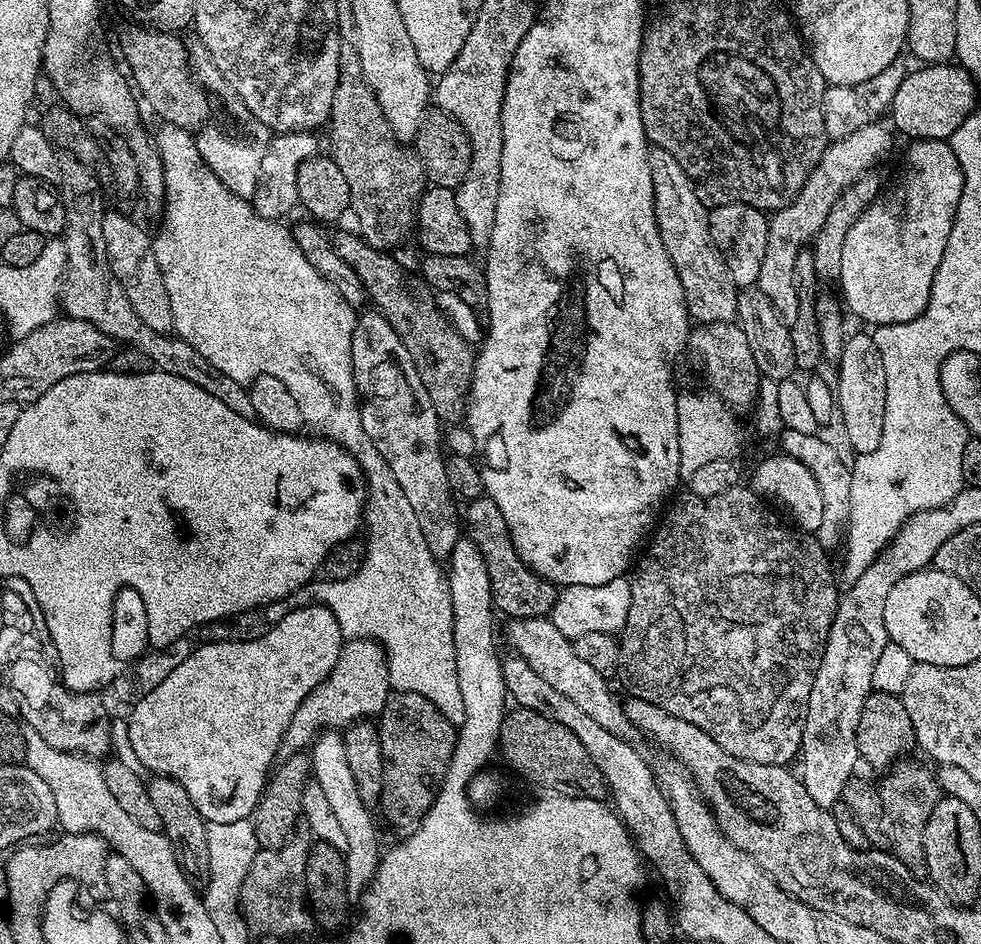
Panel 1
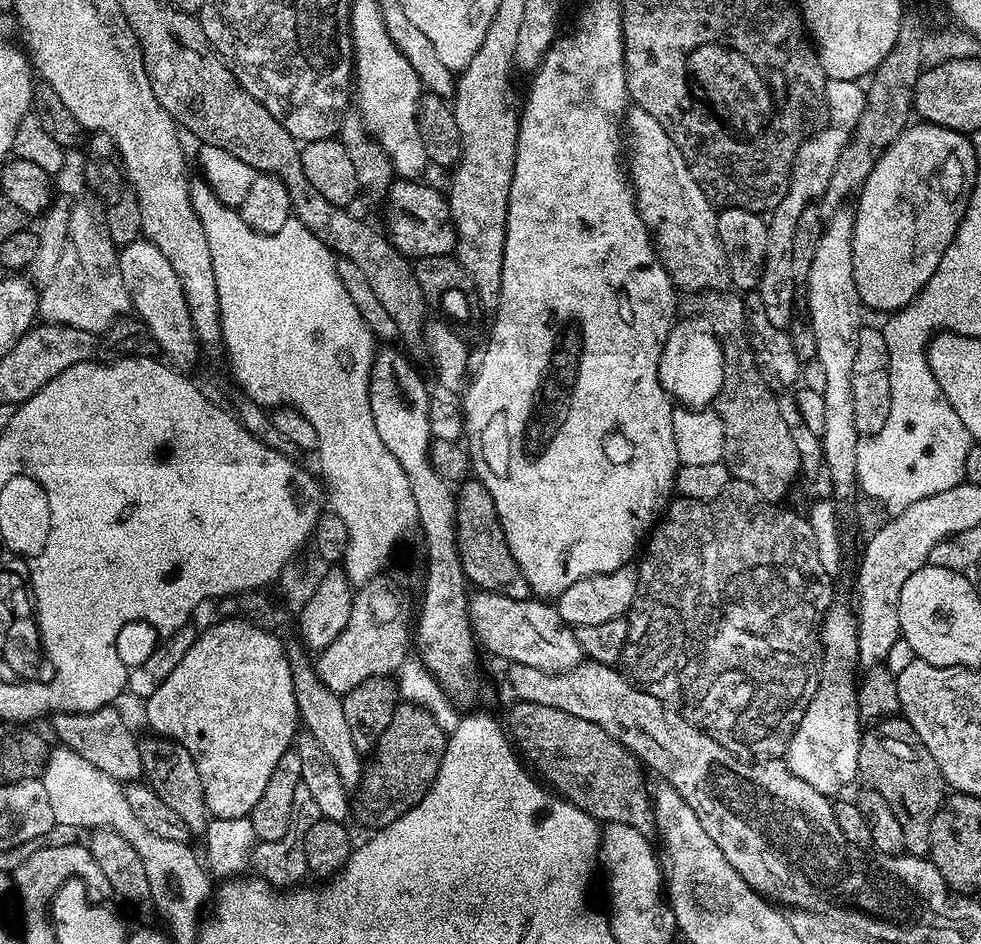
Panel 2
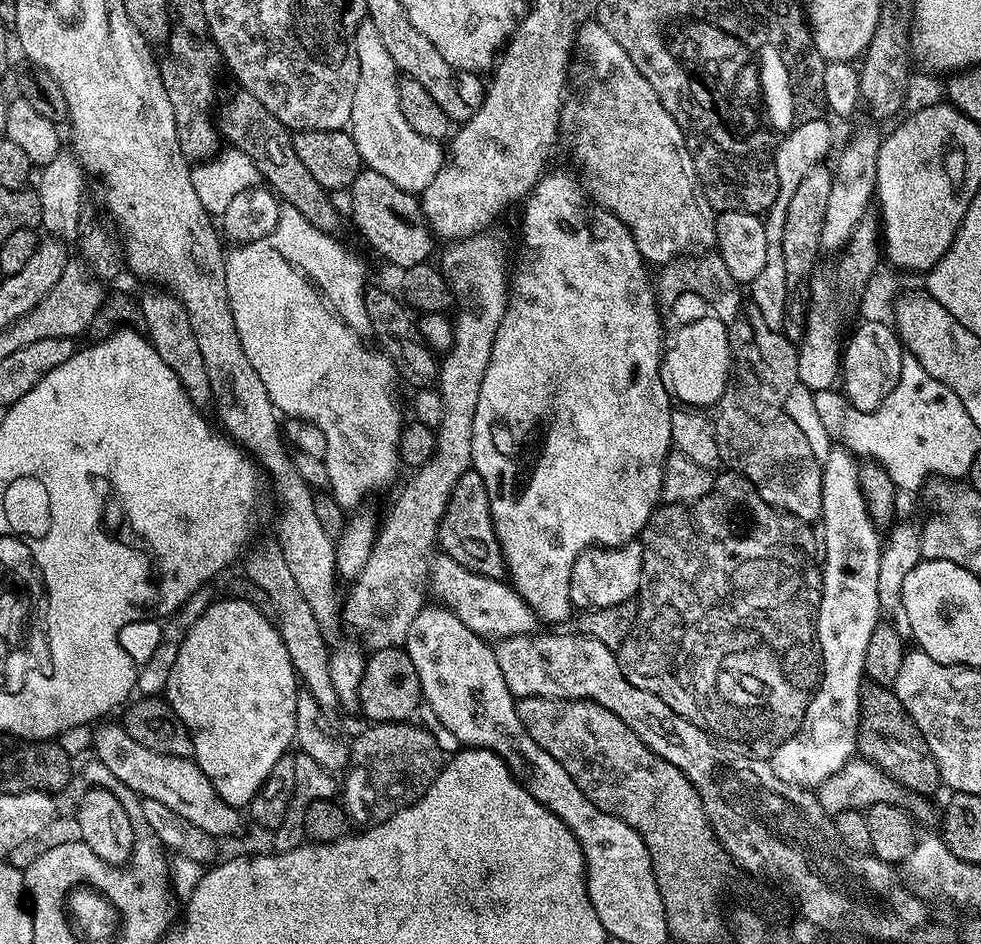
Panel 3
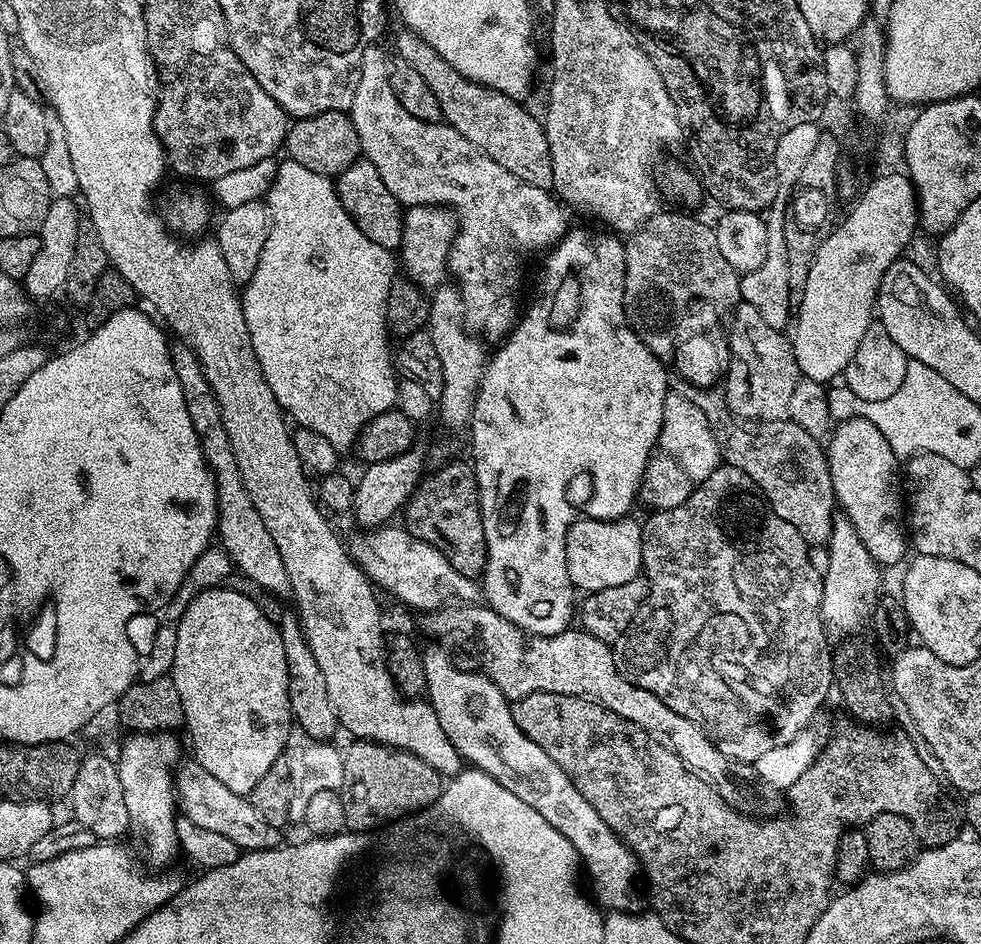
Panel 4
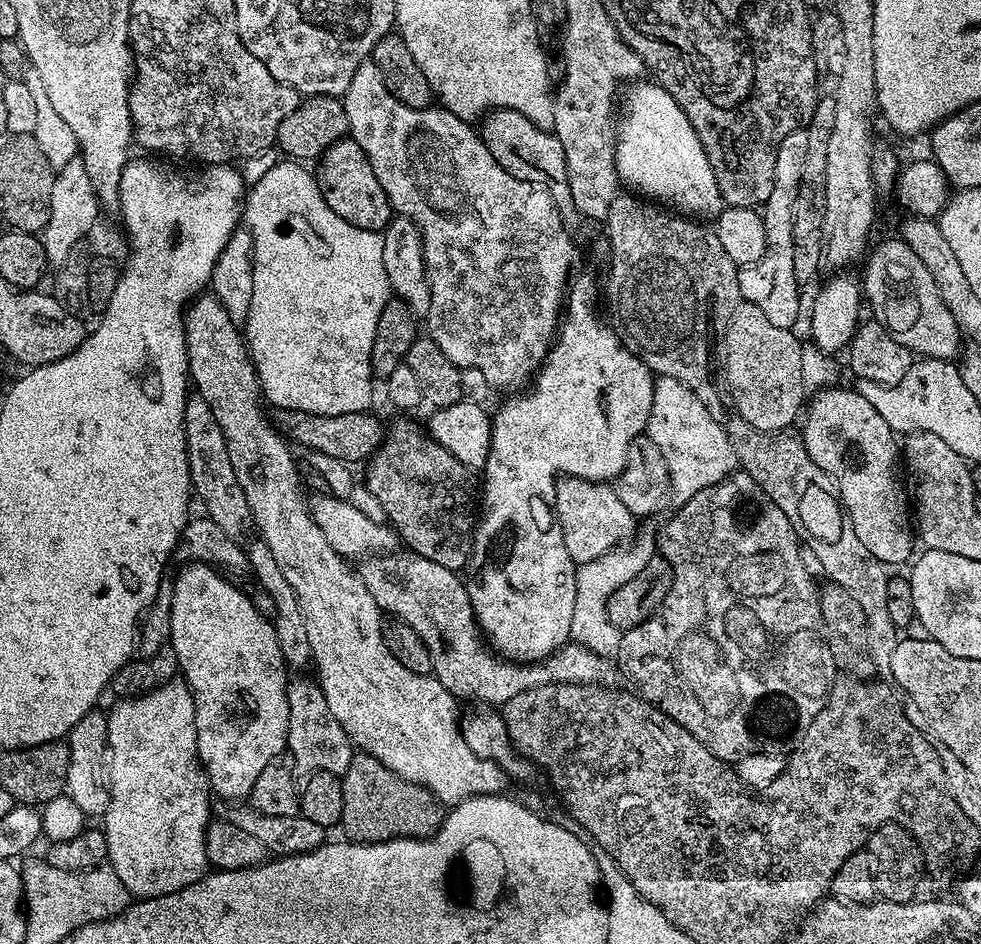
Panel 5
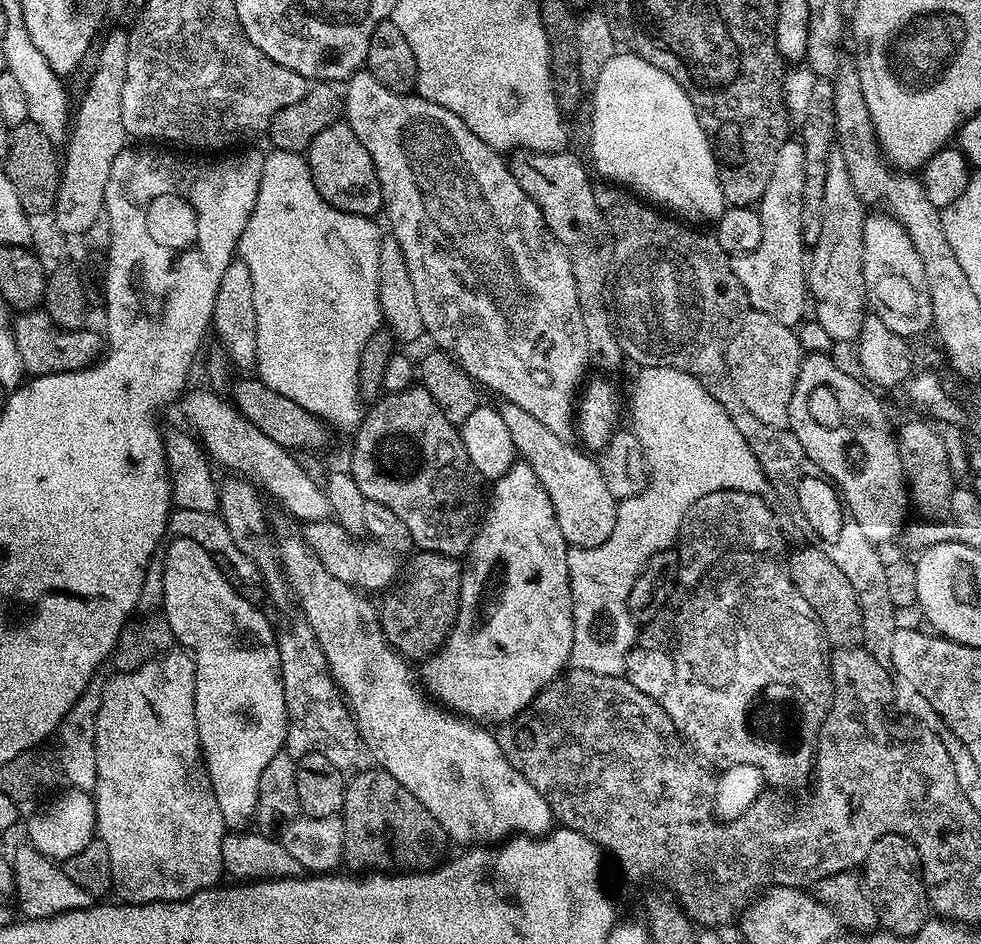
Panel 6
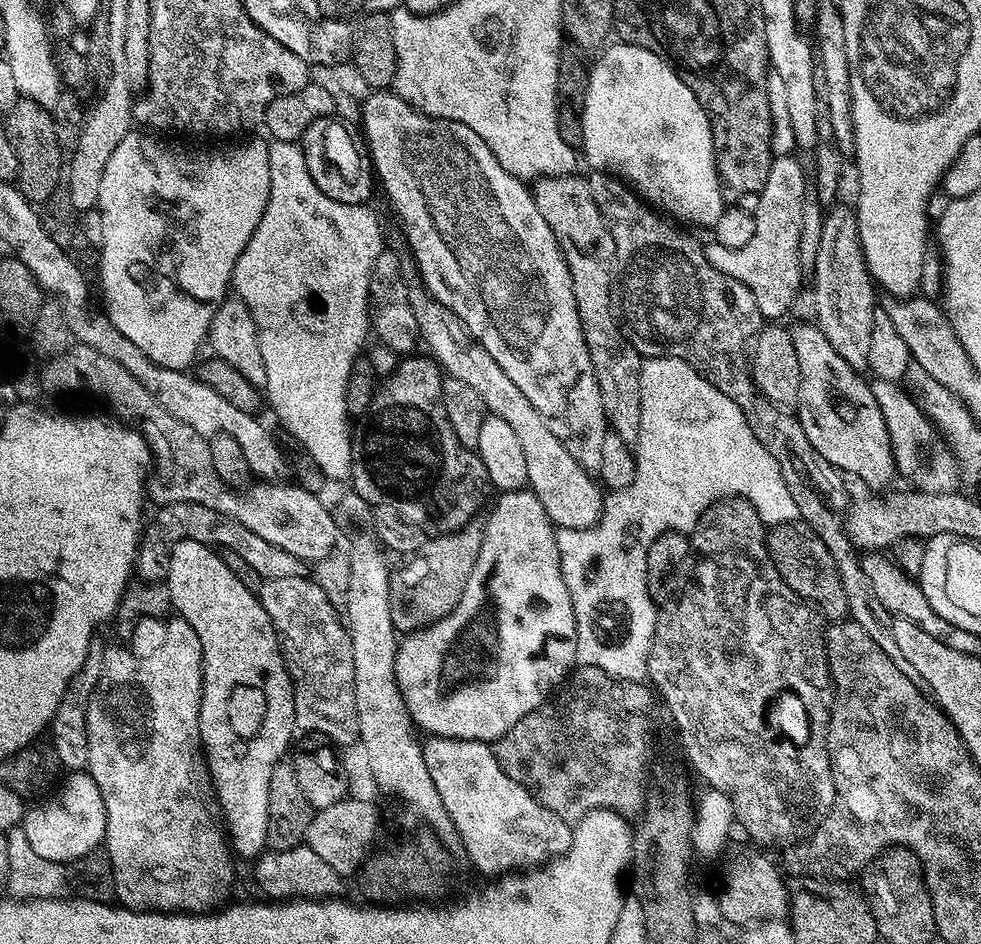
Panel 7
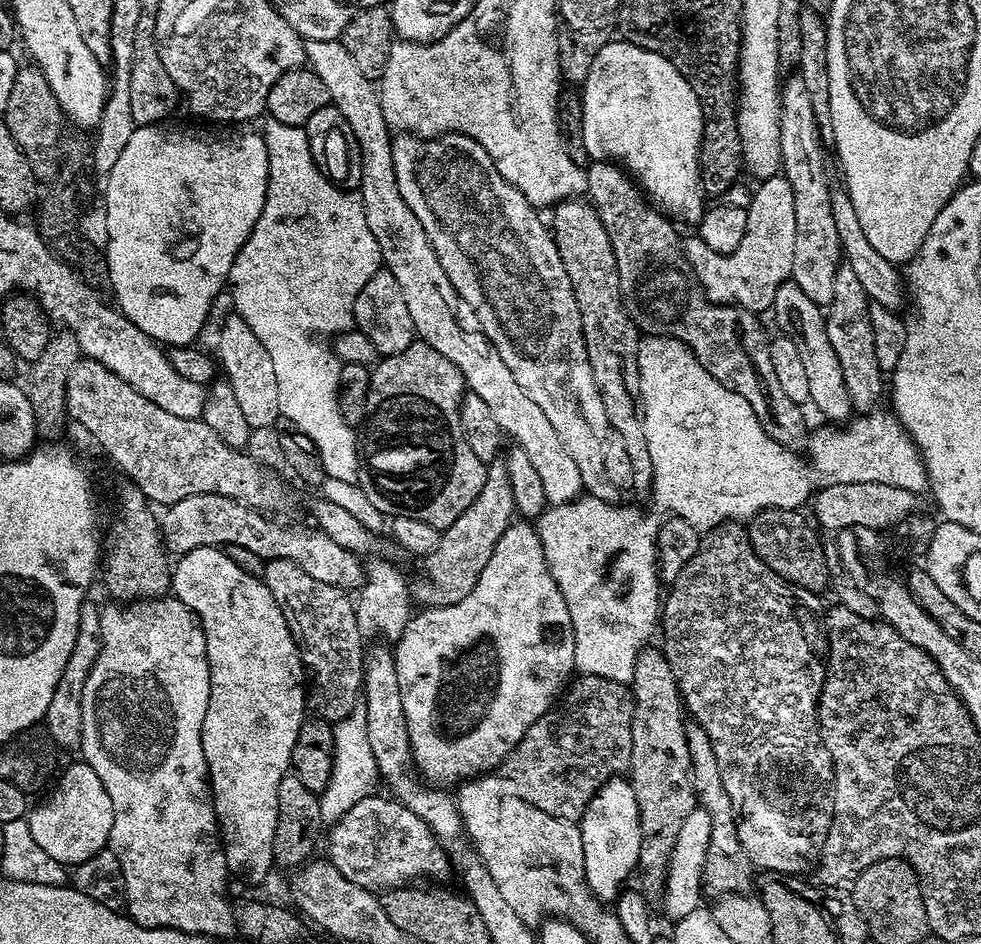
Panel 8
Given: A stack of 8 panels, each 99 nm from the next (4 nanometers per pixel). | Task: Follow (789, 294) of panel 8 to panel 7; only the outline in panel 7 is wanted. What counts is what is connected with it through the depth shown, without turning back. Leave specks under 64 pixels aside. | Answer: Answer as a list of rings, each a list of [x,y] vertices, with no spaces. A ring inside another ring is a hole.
[[[800,324],[793,327],[790,334],[799,370],[796,417],[806,438],[835,468],[847,475],[858,474],[871,491],[885,491],[884,488],[896,478],[897,471],[892,440],[882,418],[877,393],[864,382],[857,369],[839,357],[815,324]]]

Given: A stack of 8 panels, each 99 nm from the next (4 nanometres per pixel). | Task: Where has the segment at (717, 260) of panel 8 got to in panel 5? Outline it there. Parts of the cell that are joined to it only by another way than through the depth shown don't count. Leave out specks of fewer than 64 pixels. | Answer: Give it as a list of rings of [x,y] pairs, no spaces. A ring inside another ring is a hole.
[[[806,131],[786,134],[778,146],[778,158],[774,162],[774,190],[762,206],[766,226],[766,254],[758,262],[745,264],[738,271],[741,297],[747,303],[758,306],[774,326],[795,329],[800,316],[800,292],[802,285],[794,278],[794,198],[802,178],[802,162],[806,162]]]

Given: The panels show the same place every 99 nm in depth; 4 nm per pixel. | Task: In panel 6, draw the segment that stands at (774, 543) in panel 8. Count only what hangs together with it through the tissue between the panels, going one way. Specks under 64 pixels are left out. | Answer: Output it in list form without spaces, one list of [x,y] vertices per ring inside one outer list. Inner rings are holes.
[[[805,546],[791,553],[788,557],[788,570],[790,573],[791,587],[796,587],[796,592],[805,600],[803,603],[807,605],[813,616],[820,621],[824,628],[824,634],[829,645],[836,648],[851,648],[859,645],[864,638],[862,630],[862,610],[858,606],[858,598],[854,594],[854,586],[850,586],[846,574],[842,574],[842,570],[838,570],[838,566],[834,566],[834,562],[830,562],[830,558],[826,558],[826,554],[822,554],[822,550],[811,546]]]

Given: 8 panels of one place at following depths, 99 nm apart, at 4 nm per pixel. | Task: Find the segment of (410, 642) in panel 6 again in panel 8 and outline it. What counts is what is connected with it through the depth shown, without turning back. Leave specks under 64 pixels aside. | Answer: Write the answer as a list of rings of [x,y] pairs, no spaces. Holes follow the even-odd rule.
[[[500,462],[493,463],[488,468],[486,482],[482,482],[478,498],[458,514],[451,526],[440,532],[438,546],[430,555],[423,557],[428,584],[413,587],[411,599],[424,608],[445,608],[462,602],[462,598],[474,590],[482,570],[486,570],[486,562],[490,562],[490,554],[494,554],[494,546],[498,546],[502,534],[513,524],[516,515],[514,490],[510,490],[507,467]]]

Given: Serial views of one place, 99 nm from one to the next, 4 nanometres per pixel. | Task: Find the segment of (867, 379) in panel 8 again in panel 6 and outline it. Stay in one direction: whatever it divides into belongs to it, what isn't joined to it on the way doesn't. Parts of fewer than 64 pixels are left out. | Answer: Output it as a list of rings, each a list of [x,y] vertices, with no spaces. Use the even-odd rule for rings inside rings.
[[[833,150],[828,159],[826,170],[826,206],[822,214],[822,235],[818,242],[811,245],[810,259],[806,264],[808,274],[808,294],[811,303],[816,304],[814,320],[821,324],[826,333],[837,344],[854,342],[860,336],[862,322],[869,307],[868,291],[866,290],[866,278],[864,277],[864,217],[866,215],[866,201],[863,196],[854,190],[854,182],[850,182],[850,170],[846,170],[844,155],[838,150]]]

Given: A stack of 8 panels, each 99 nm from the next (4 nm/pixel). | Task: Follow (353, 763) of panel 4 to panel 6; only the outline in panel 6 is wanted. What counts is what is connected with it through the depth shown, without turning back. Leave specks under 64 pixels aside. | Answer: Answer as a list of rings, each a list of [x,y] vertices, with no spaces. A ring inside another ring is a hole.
[[[371,766],[365,772],[360,772],[356,777],[349,779],[344,786],[344,854],[342,857],[345,865],[349,864],[352,870],[427,870],[436,867],[445,859],[444,851],[450,847],[446,830],[438,826],[438,818],[383,768]]]

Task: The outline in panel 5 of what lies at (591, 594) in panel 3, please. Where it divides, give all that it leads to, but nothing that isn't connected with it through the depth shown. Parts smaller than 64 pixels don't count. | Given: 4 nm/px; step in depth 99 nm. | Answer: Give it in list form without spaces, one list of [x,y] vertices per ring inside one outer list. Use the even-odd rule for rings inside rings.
[[[561,475],[556,482],[554,507],[556,523],[562,530],[566,550],[577,565],[590,562],[594,558],[602,558],[602,554],[625,543],[633,535],[637,527],[635,524],[638,524],[637,517],[632,516],[630,510],[626,510],[626,505],[618,499],[615,487],[608,482]]]

